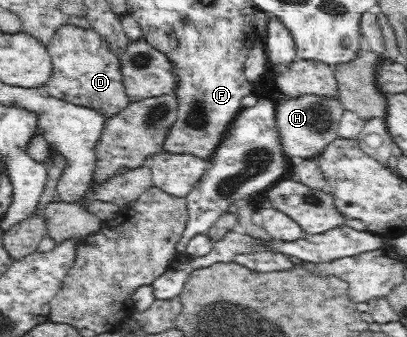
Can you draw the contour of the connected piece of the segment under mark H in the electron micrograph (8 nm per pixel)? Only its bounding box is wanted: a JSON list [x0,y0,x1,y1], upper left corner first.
[275,95,344,161]

